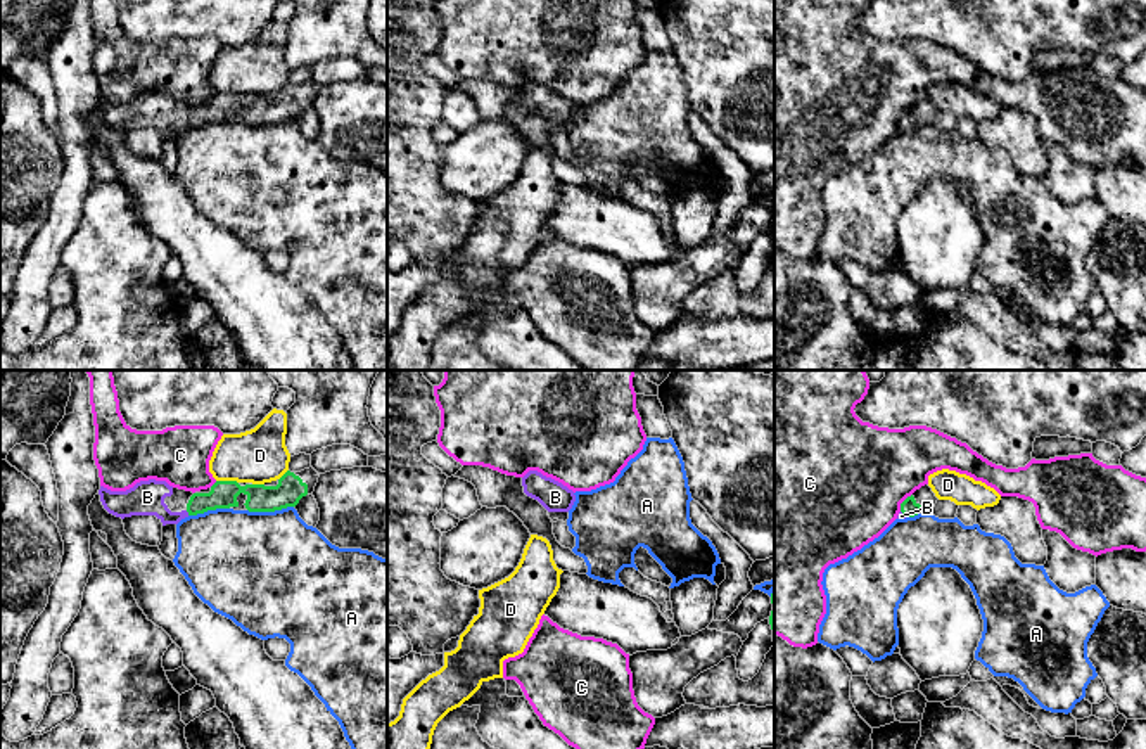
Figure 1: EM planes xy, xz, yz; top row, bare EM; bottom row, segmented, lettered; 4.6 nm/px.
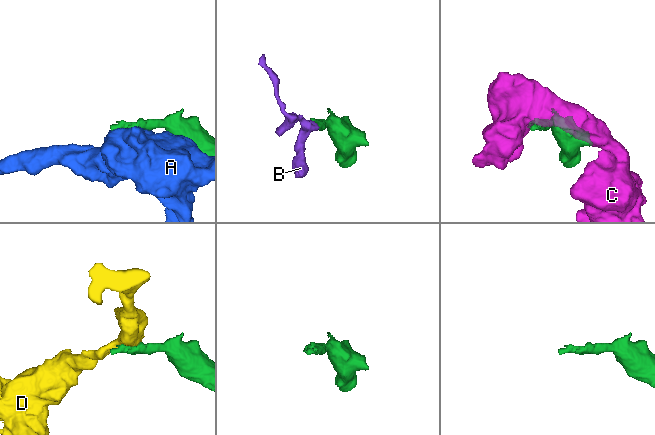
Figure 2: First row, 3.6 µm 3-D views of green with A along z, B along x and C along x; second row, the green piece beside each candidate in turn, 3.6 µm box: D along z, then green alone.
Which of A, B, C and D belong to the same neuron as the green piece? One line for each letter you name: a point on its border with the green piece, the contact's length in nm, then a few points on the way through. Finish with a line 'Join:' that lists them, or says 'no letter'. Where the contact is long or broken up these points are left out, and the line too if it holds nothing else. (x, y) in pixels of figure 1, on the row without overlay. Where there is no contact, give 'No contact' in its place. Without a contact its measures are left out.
B: Touches green at xy (187, 123). Shared border 30 nm. Path across: xy (223, 106), (187, 123), (166, 128), (147, 109)
Join: B

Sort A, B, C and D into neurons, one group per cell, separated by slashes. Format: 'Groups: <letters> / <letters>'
Groups: A / B / C / D

